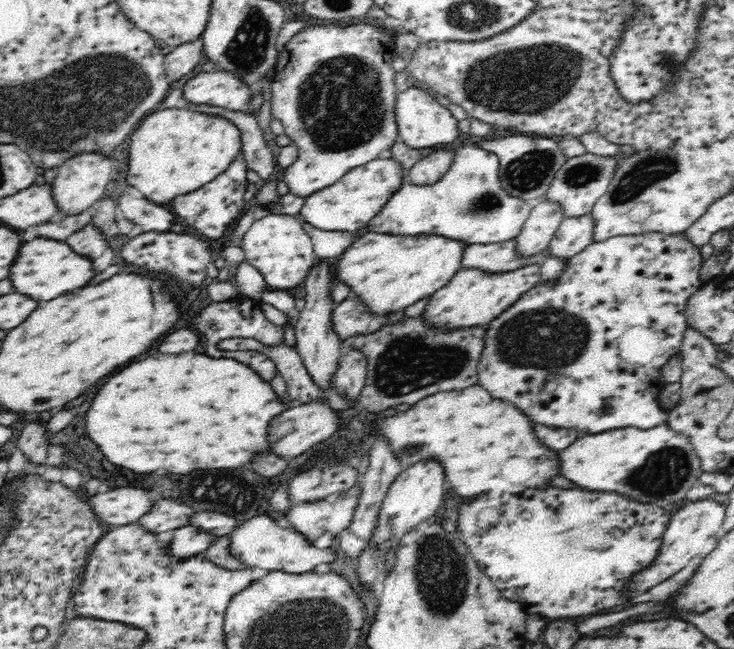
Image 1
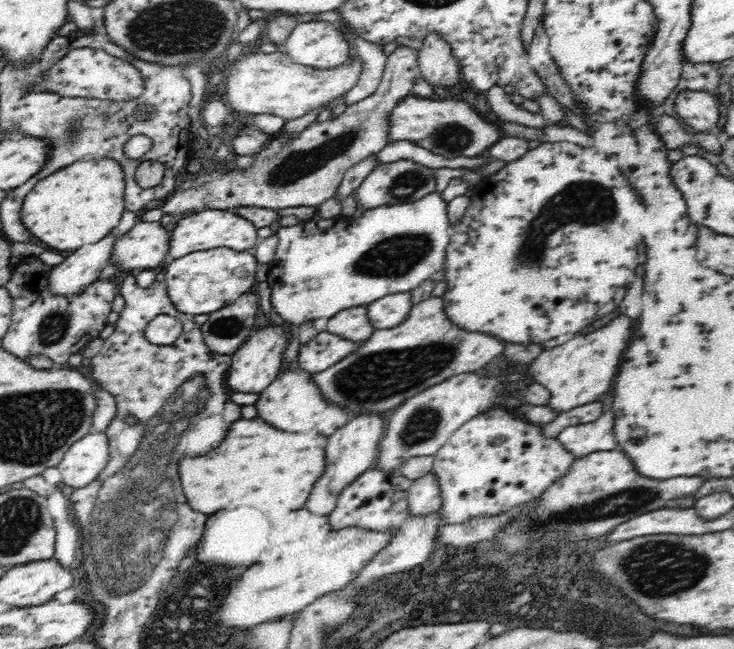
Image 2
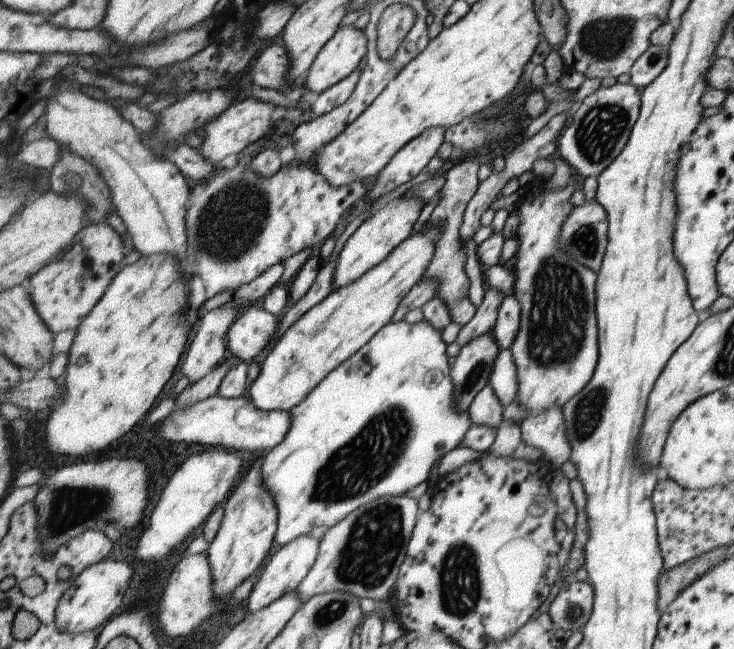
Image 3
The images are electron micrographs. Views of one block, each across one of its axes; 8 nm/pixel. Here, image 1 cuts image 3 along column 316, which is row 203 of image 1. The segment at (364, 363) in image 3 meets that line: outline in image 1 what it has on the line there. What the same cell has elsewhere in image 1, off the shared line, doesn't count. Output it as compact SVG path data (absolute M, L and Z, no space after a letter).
M466 146L456 152L450 170L432 186L414 186L407 180L403 187L390 199L382 212L368 226L368 233L392 233L400 236L436 233L454 239L464 239L468 244L505 241L517 237L528 220L533 203L518 199L503 189L500 182L500 158L487 149Z

